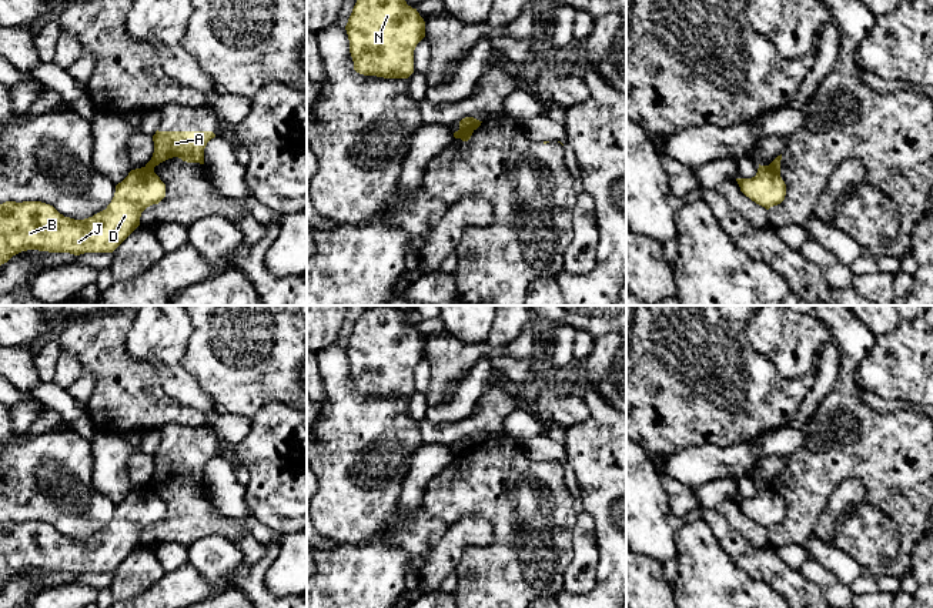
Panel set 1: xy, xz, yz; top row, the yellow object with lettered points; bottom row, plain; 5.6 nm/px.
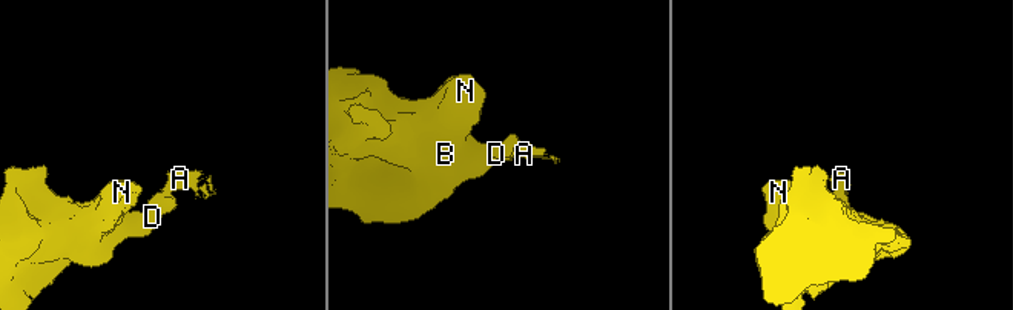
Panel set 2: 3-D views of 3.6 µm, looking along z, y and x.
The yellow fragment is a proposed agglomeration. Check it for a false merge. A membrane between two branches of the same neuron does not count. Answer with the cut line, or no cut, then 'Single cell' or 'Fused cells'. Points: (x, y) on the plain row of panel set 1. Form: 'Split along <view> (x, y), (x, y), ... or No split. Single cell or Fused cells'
Split along yz (766, 485), (779, 494). Fused cells

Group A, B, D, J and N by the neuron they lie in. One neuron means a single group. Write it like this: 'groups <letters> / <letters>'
groups A / B D J N

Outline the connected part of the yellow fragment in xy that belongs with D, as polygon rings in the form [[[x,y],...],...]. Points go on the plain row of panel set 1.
[[[141,487],[116,505],[106,530],[84,539],[64,537],[41,521],[6,521],[0,524],[0,585],[27,569],[113,572],[140,545],[141,532],[164,517],[165,504]]]

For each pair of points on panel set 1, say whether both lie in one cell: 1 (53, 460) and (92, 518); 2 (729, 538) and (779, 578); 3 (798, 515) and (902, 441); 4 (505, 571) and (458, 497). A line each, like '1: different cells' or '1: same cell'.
1: same cell
2: same cell
3: same cell
4: same cell

